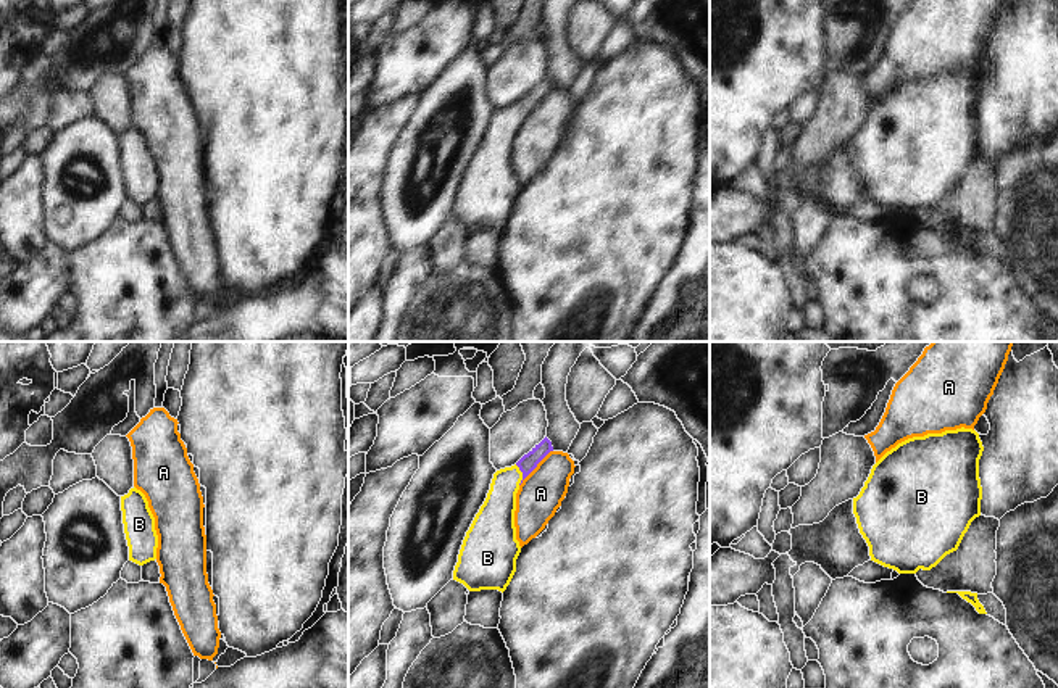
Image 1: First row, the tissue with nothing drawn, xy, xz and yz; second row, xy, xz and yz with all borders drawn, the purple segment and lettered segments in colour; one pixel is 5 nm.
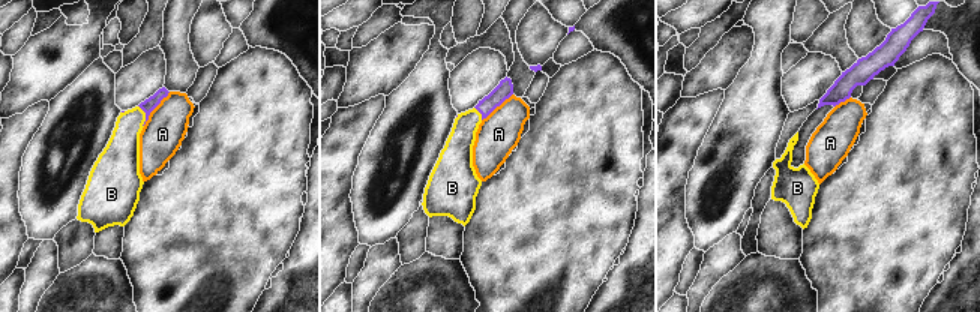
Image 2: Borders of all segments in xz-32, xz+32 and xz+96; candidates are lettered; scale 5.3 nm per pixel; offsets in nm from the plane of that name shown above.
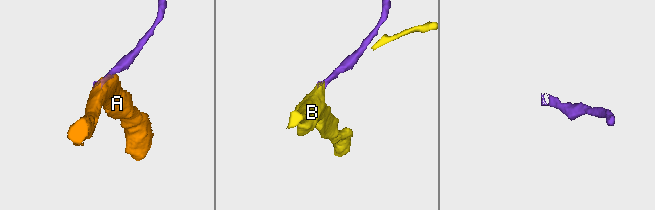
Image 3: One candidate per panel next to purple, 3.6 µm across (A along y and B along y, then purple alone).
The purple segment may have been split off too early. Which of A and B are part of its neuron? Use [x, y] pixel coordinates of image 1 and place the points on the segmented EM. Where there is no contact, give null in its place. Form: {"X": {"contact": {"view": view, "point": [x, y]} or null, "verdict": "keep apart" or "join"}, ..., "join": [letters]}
{"A": {"contact": {"view": "xz", "point": [536, 466]}, "verdict": "keep apart"}, "B": {"contact": {"view": "xz", "point": [523, 474]}, "verdict": "join"}, "join": ["B"]}

